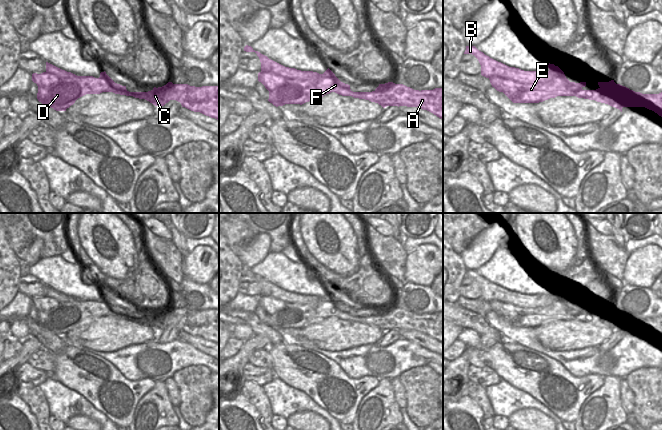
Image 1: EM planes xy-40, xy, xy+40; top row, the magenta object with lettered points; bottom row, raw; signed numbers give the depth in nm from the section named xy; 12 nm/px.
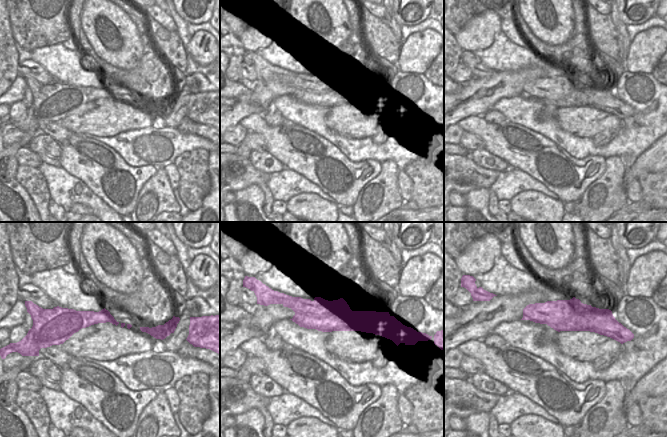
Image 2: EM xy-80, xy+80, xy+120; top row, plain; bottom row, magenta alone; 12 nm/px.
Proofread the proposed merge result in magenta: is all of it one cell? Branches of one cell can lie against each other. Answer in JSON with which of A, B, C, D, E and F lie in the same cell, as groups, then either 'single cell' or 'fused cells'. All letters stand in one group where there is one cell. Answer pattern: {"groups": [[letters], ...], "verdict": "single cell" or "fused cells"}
{"groups": [["A", "C", "D", "E", "F"], ["B"]], "verdict": "fused cells"}

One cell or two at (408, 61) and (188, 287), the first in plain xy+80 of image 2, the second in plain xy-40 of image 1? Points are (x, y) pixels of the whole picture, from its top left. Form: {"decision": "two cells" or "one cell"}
{"decision": "two cells"}

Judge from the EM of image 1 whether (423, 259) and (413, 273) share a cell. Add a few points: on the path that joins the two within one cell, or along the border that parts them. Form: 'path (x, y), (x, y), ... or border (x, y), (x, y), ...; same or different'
path (423, 262), (416, 270); same

